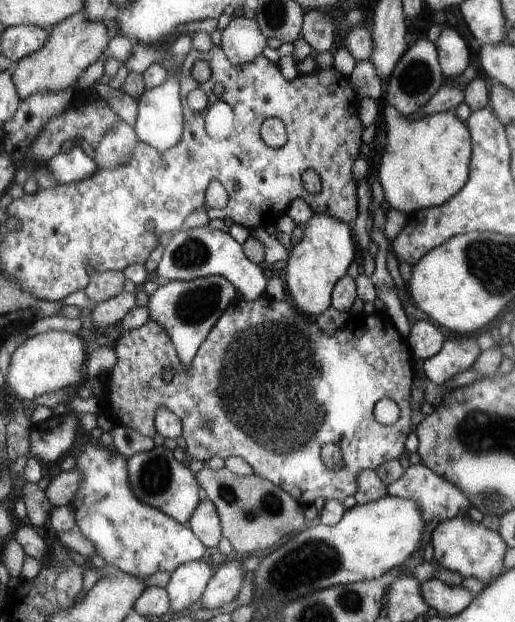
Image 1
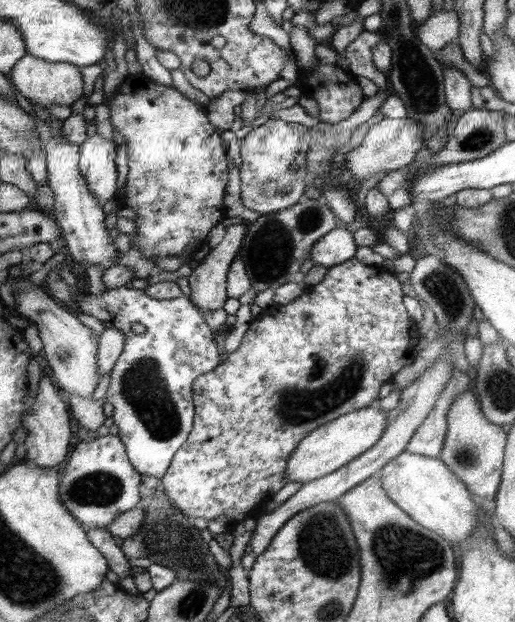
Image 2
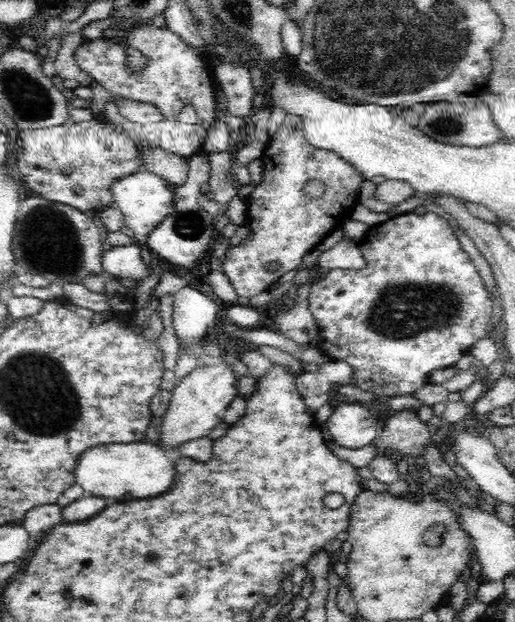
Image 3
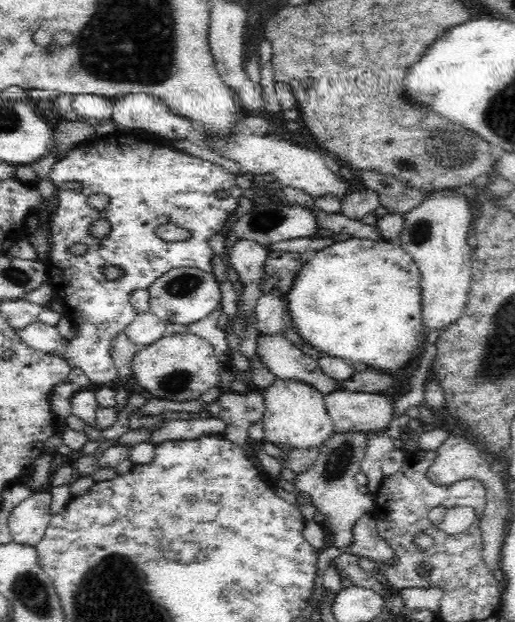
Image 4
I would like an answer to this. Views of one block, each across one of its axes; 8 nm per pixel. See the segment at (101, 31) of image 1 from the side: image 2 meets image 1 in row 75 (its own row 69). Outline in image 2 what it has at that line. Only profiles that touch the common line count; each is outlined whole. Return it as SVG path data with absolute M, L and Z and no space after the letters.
M26 53L20 61L14 65L10 72L11 81L24 98L32 104L40 104L48 108L50 104L61 104L67 110L71 104L83 96L84 80L82 79L82 68L66 62L47 62L38 59L30 53Z

